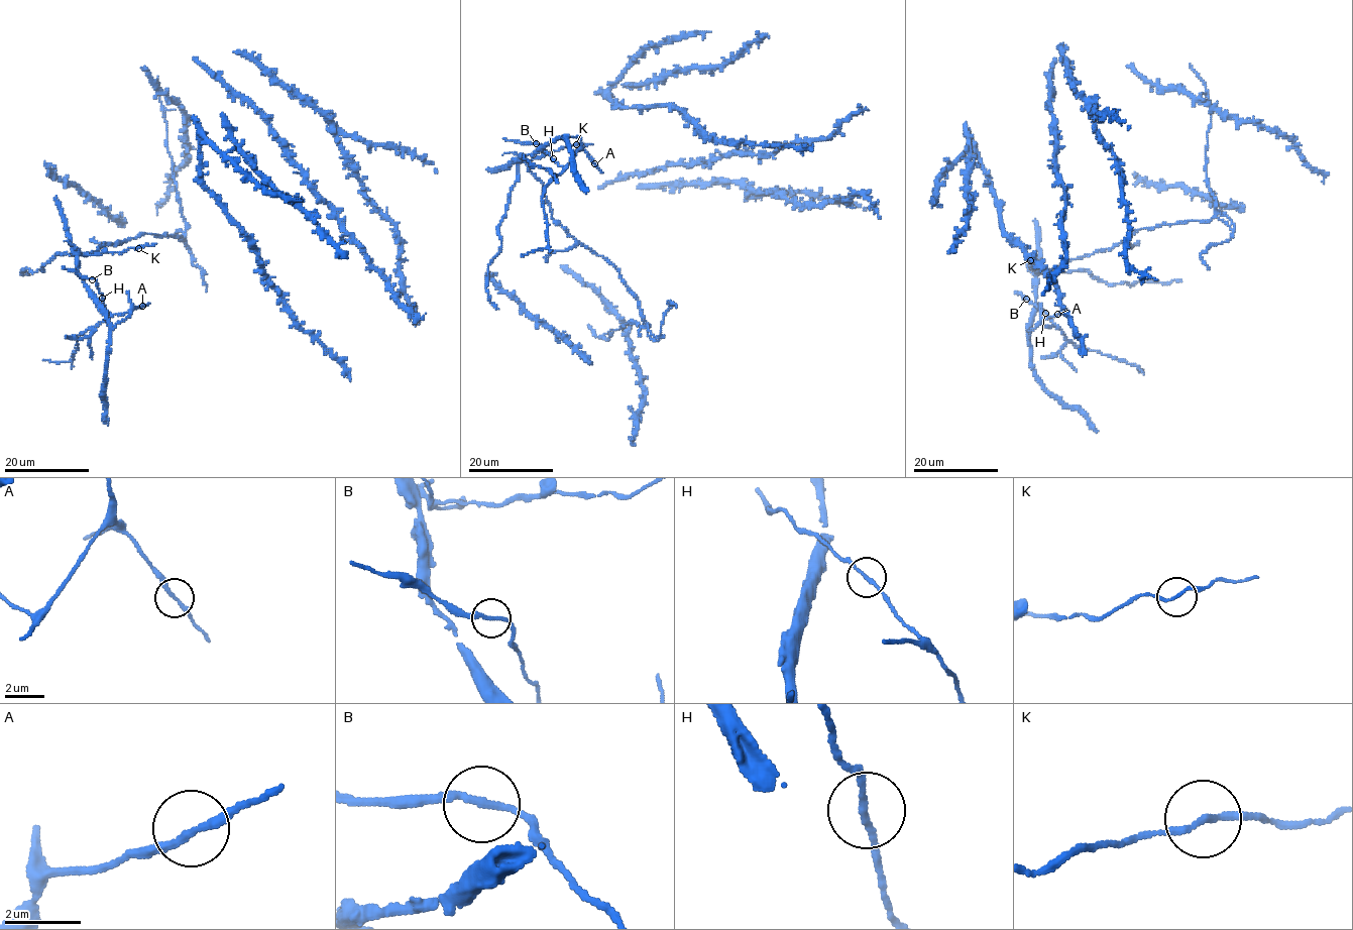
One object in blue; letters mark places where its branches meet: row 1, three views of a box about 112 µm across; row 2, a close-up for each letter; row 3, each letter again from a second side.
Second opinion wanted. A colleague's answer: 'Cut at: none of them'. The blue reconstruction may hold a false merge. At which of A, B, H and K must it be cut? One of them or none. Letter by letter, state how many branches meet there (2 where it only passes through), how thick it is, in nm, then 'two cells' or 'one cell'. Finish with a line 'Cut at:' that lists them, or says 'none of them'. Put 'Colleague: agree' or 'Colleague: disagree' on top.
Colleague: disagree
A: branches 2; calibre 190 nm; one cell
B: branches 2; calibre 190 nm; one cell
H: branches 2; calibre 160 nm; one cell
K: branches 2; calibre 160 nm; two cells
Cut at: K

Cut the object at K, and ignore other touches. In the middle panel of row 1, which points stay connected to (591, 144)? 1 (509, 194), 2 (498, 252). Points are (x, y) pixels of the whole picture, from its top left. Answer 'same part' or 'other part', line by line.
1: same part
2: same part

